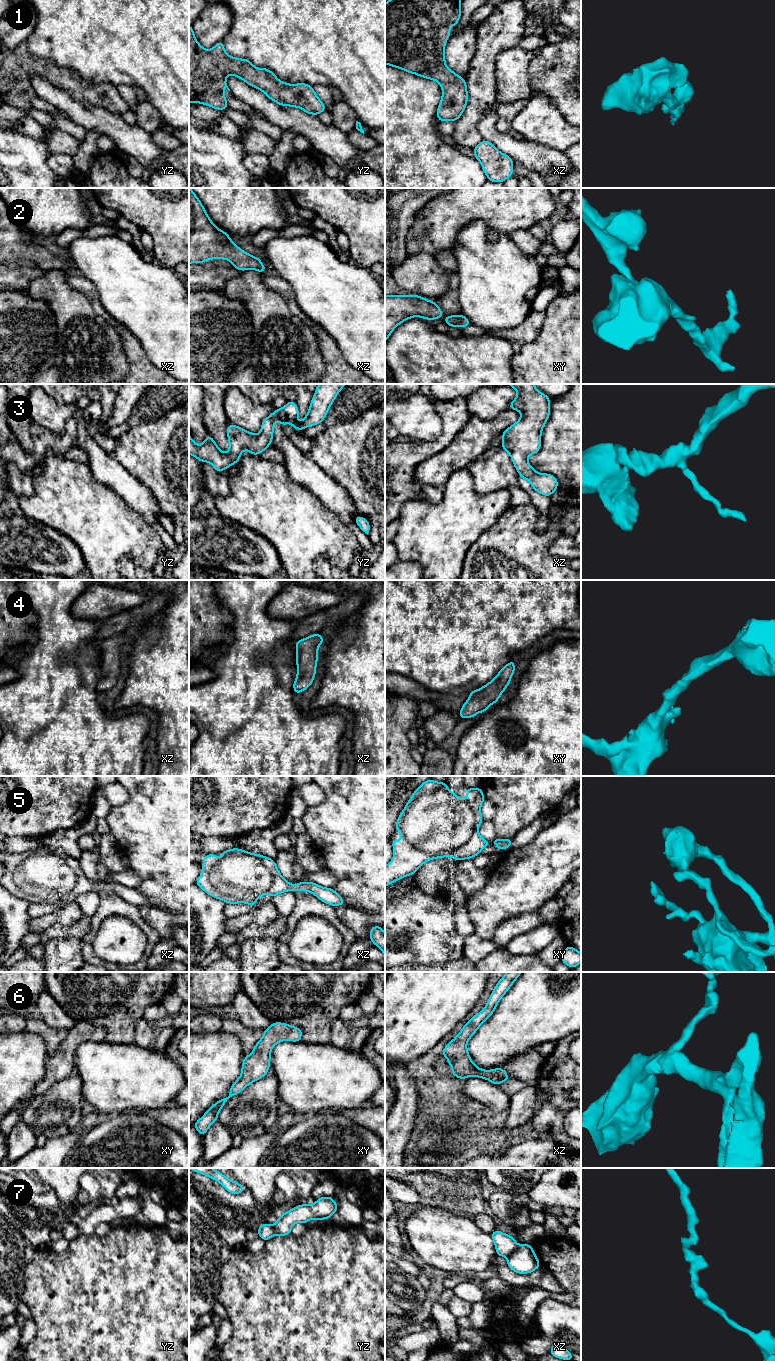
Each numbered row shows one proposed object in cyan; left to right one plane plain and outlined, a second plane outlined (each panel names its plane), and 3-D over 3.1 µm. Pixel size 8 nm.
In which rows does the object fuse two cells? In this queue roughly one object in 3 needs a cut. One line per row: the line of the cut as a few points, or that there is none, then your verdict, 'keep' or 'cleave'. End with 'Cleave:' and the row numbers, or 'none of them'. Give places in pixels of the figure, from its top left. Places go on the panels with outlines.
1: cut none; keep
2: cut none; keep
3: cut none; keep
4: cut none; keep
5: cut none; keep
6: cut none; keep
7: cut xz (518, 1245), (506, 1257); cleave
Cleave: 7

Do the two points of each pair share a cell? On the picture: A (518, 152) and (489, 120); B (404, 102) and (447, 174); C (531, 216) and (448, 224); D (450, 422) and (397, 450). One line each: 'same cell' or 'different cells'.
A: same cell
B: same cell
C: same cell
D: same cell

